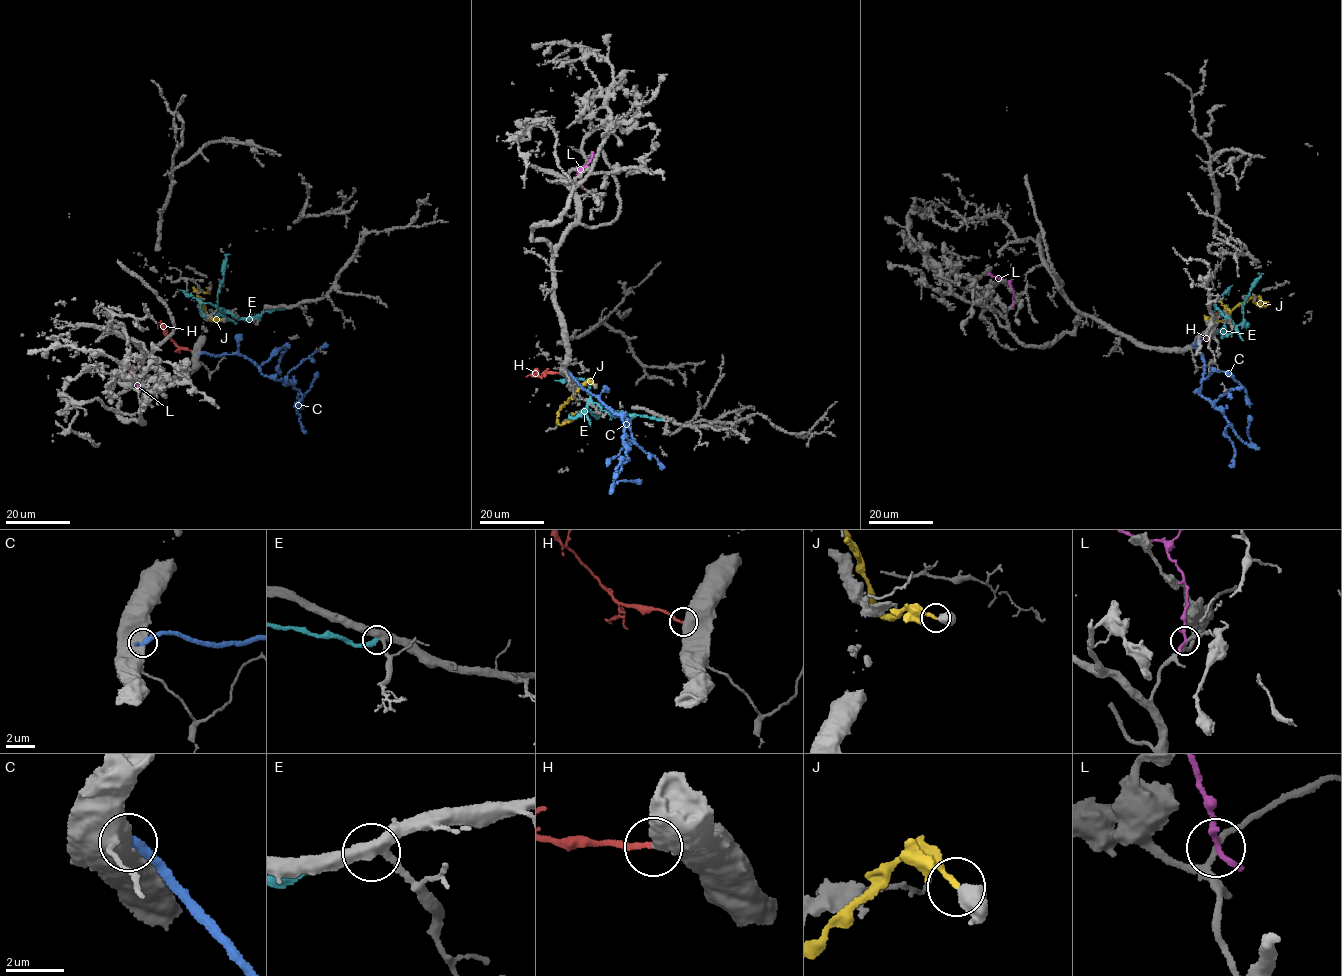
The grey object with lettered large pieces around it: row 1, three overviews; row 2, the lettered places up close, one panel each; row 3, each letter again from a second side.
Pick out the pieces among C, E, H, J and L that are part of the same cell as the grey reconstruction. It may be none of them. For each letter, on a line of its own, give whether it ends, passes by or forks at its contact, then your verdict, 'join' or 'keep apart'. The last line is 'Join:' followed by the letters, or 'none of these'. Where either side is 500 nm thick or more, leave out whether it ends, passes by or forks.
C: keep apart
E: it ends | keep apart
H: join
J: keep apart
L: it ends | keep apart
Join: H

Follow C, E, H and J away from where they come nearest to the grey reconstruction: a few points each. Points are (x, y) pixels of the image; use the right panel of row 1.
C: (1193, 345), (1201, 353), (1204, 363), (1199, 390), (1201, 395), (1220, 408), (1237, 437), (1248, 444), (1249, 416)
E: (1213, 331), (1226, 331), (1228, 319), (1233, 323), (1242, 321), (1243, 304), (1257, 273)
H: (1198, 342), (1214, 331), (1215, 314), (1225, 310), (1225, 316)
J: (1207, 321), (1208, 318), (1227, 320), (1229, 312), (1252, 297), (1257, 296), (1268, 304), (1261, 306), (1254, 298)

